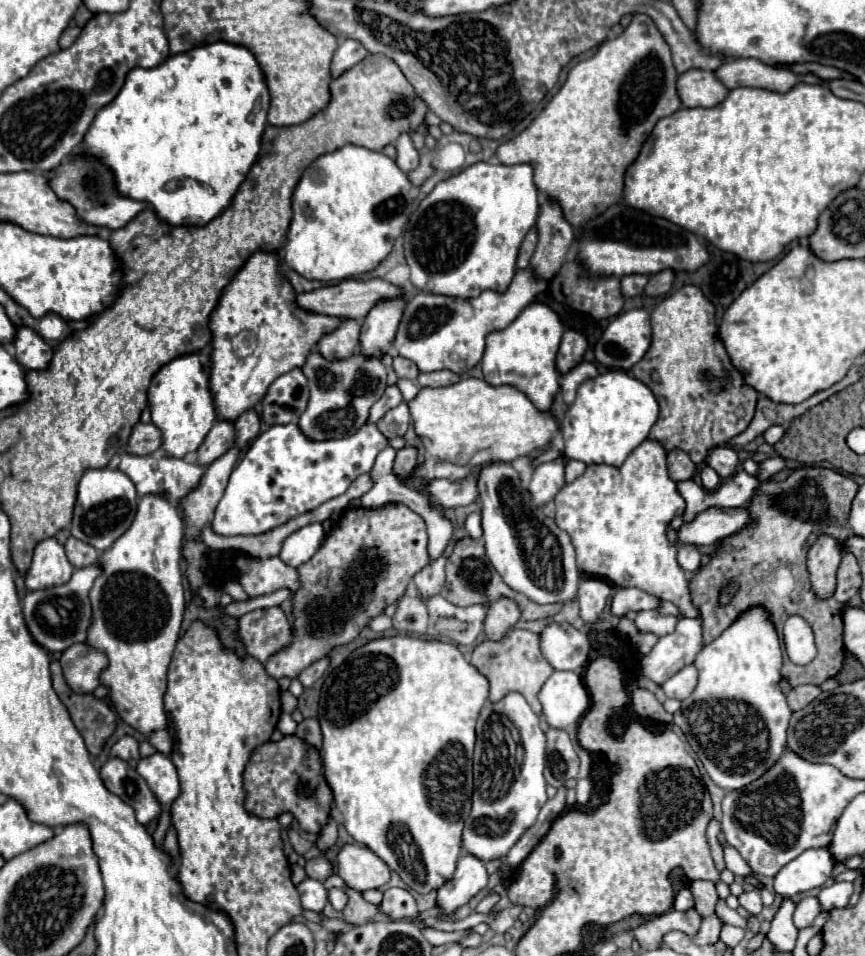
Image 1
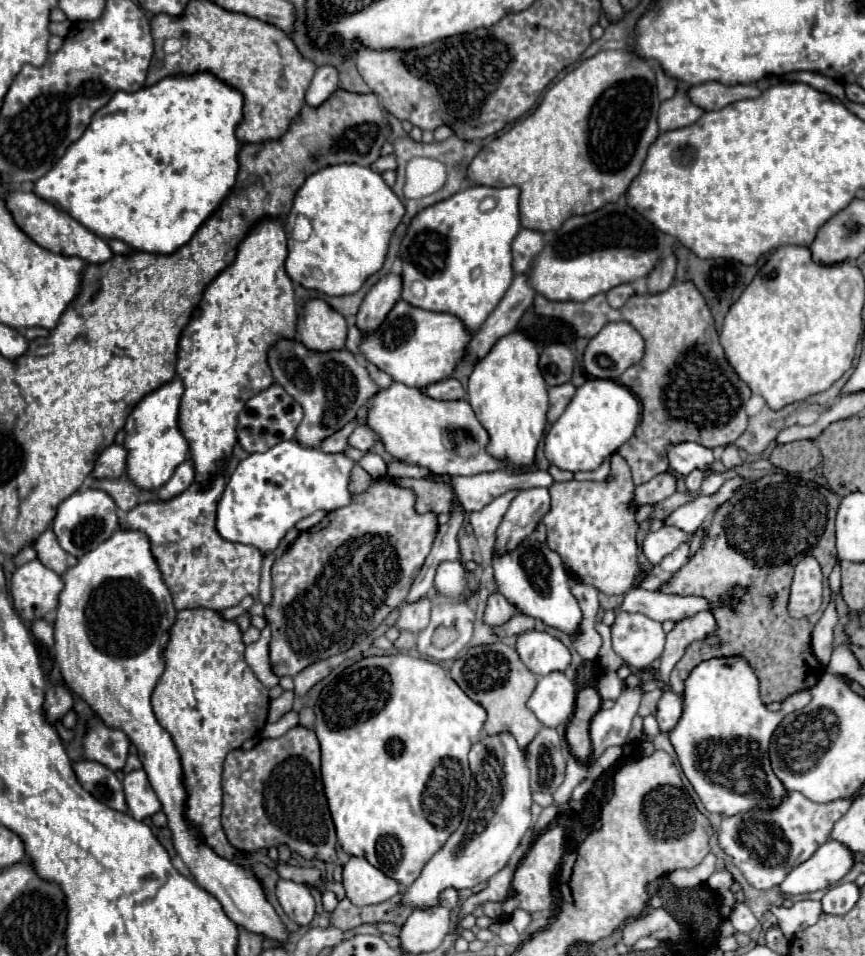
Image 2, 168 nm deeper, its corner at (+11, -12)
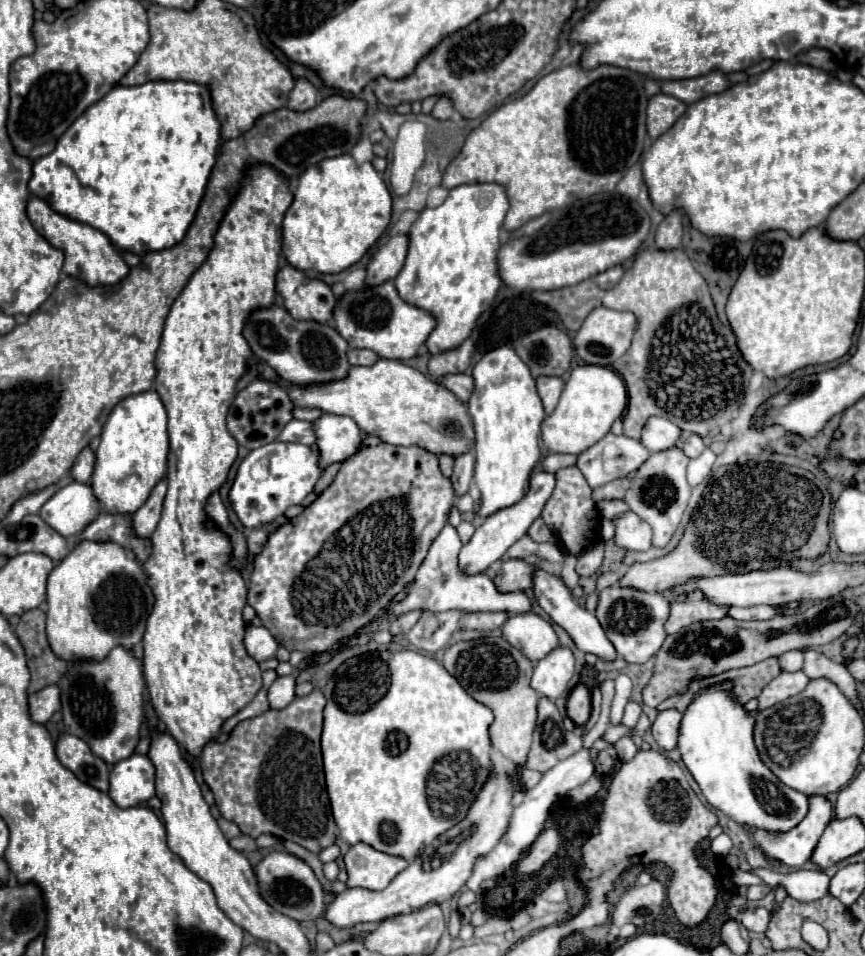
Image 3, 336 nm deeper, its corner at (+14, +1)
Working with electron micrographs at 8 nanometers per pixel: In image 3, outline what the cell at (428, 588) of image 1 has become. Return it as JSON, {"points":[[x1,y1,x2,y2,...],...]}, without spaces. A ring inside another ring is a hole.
{"points":[[410,610,410,614,402,614,402,618,398,618,398,622,394,622,394,626,392,626,392,636,408,632,418,622,420,614,422,614,422,610]]}

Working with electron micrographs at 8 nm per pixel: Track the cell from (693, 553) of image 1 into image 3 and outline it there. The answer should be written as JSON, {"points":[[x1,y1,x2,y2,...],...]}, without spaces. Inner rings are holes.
{"points":[[674,446,664,452,650,454,650,458,640,466,640,470,630,474,632,486,624,502,630,506,632,512,636,512,640,518,644,518,652,526,654,530,652,544,658,548,668,546,686,510,686,504,690,498,690,486,686,482,686,466,688,466,688,458,678,446]]}

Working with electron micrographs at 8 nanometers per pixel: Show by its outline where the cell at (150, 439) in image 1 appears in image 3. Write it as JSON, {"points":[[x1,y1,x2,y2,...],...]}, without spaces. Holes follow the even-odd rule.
{"points":[[86,446,74,462,74,468,72,468,74,480,76,482,90,482,90,476,94,472,94,462,96,462,96,452,90,446]]}

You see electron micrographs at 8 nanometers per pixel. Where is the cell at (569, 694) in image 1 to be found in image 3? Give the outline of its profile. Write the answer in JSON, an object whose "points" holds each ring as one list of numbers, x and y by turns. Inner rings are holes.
{"points":[[558,646,534,666,534,676,530,686,538,694,556,700,562,694,566,694,572,674,574,674,574,656,568,648]]}

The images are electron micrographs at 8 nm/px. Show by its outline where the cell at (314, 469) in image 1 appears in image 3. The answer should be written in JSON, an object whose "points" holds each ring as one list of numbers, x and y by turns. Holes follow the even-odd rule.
{"points":[[274,440,248,452,248,456,240,462,228,500,244,528,260,530,274,524,274,520,280,518,288,506,302,504,322,474,324,468,318,466,318,452,314,452,310,446]]}

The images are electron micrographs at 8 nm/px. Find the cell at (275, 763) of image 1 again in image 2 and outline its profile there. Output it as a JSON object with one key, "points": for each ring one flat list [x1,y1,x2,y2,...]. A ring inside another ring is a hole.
{"points":[[293,727,283,737,261,739,253,749,235,749,225,757,223,763,223,829,233,847,239,851,259,851,277,845,287,845,305,859,319,859,331,863,337,859,337,835,325,805,325,793,319,769,319,741,313,729]]}

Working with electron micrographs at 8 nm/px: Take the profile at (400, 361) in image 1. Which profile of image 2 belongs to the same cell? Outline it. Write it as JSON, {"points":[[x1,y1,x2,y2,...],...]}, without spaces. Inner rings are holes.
{"points":[[367,363,367,365,365,365,365,369,367,369,369,377,373,379,373,383,375,383,377,387,389,387,389,383,393,383,393,379,391,379,385,371,381,371,379,367,375,367,375,365]]}

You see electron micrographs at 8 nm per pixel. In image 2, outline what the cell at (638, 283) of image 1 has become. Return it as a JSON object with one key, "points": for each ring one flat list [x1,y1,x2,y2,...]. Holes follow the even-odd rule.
{"points":[[617,285,617,287,613,287,613,289,609,289,605,295,607,295,607,301,609,301,609,305,611,307,623,307,623,303,629,299,629,295,633,295,635,291,633,291,633,287,631,285]]}

